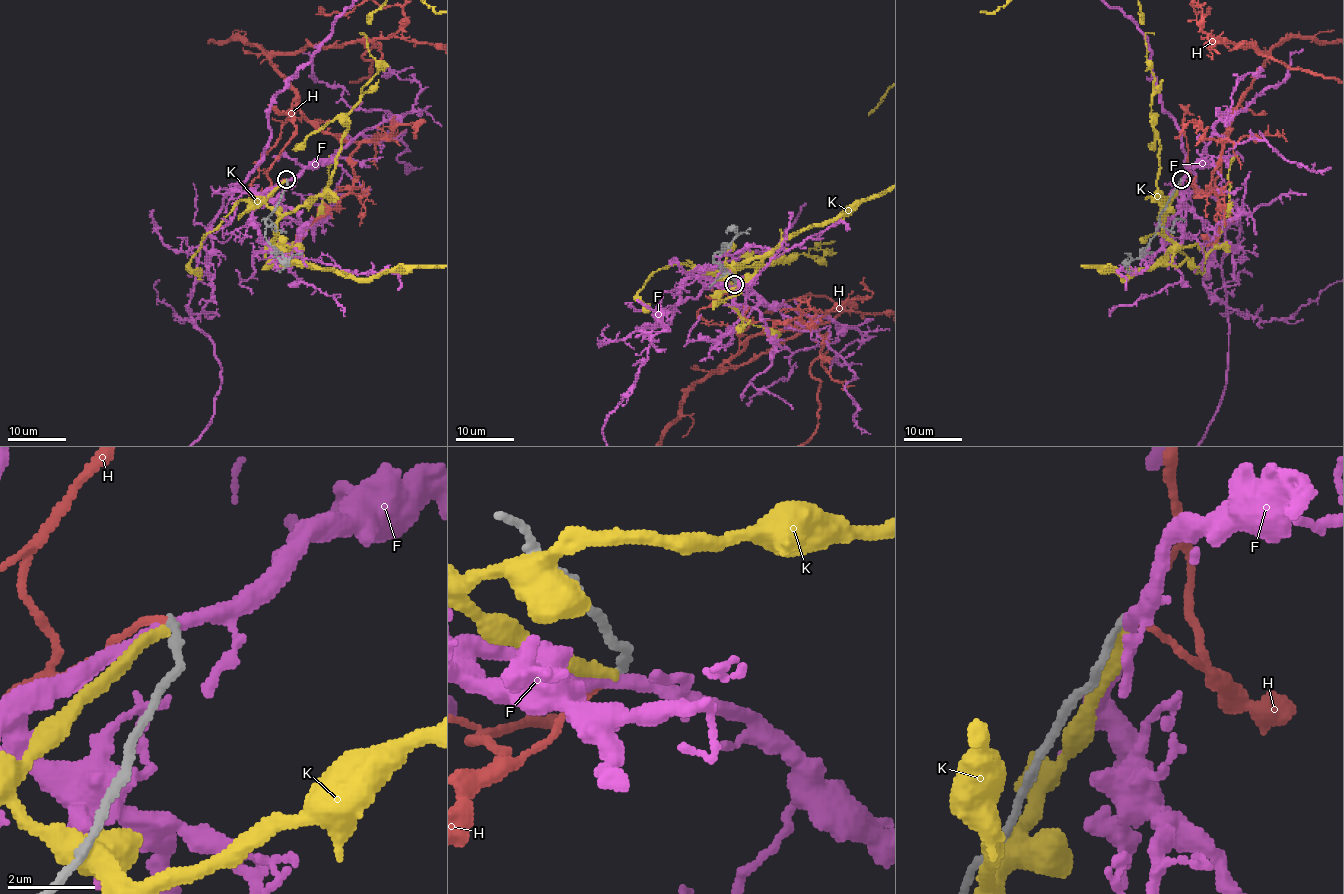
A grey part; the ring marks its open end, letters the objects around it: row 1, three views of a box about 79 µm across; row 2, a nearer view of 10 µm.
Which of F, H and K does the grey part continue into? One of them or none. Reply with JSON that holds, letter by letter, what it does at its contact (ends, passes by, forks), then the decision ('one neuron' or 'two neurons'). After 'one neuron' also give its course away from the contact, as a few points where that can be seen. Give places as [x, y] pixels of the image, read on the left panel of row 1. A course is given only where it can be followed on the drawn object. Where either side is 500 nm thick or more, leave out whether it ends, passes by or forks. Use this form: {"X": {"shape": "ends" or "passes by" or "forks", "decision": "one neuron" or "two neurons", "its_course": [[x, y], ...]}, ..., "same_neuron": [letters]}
{"F": {"shape": "passes by", "decision": "two neurons"}, "H": {"shape": "ends", "decision": "one neuron"}, "K": {"shape": "ends", "decision": "two neurons"}, "same_neuron": ["H"]}

